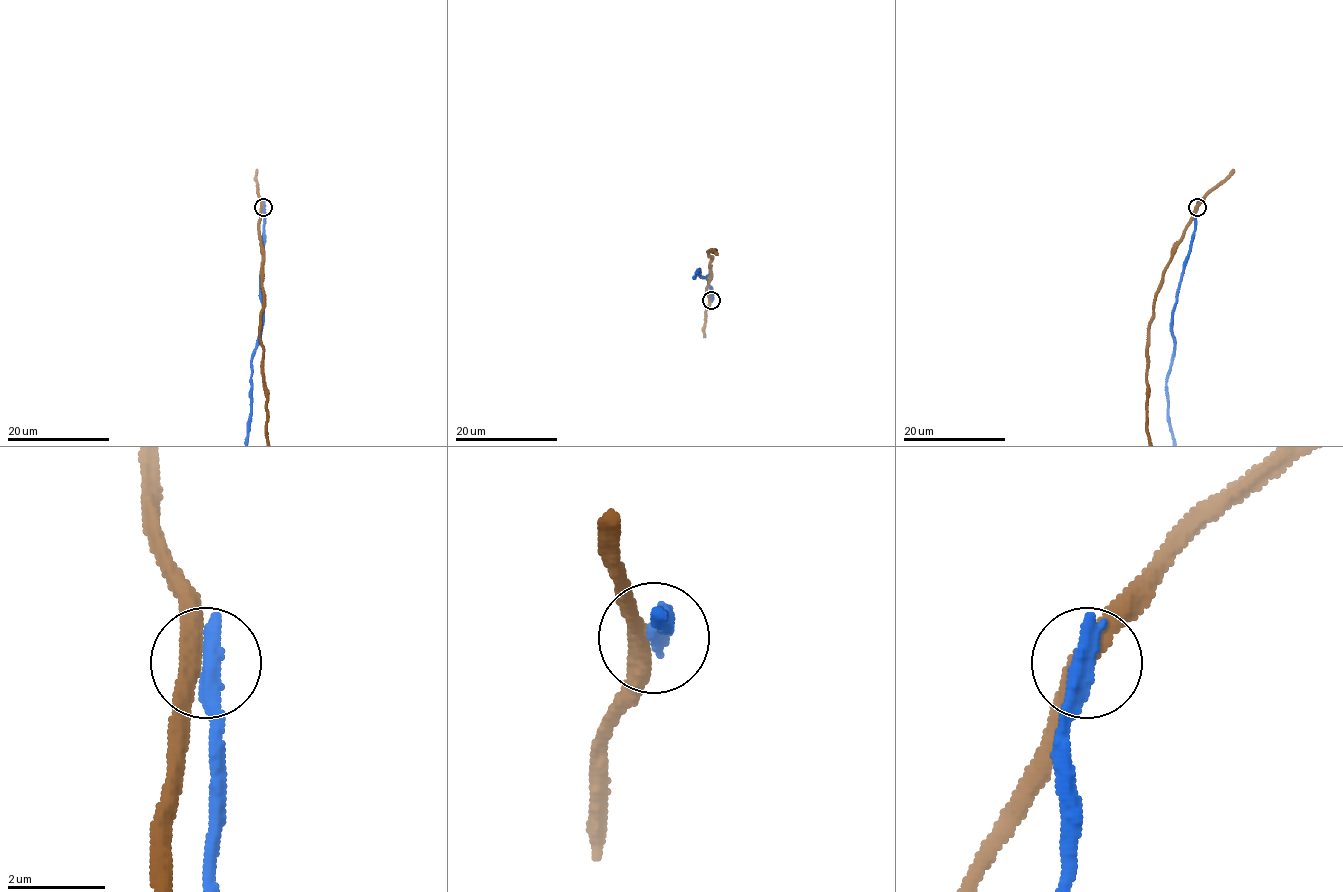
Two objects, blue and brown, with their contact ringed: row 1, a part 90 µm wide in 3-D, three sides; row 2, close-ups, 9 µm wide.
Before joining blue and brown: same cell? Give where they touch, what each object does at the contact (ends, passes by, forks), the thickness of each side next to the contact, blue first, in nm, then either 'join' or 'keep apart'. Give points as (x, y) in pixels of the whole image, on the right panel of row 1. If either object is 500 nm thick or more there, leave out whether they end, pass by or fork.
place (1197, 207); calibres 500 and 340 nm; keep apart

